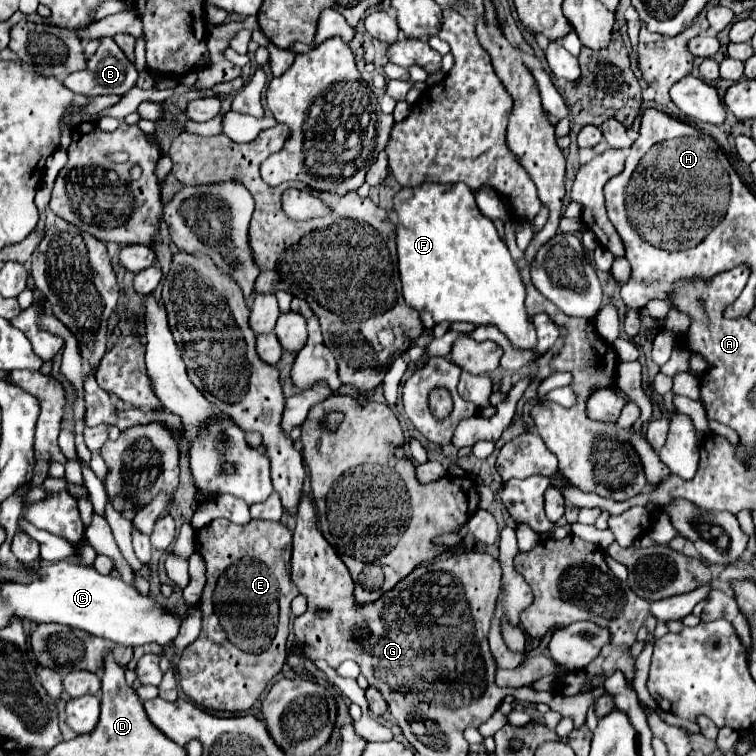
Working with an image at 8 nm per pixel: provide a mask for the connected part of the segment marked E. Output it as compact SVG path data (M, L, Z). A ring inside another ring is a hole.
M214 519L210 525L206 525L204 529L200 529L198 539L196 539L196 551L200 549L200 555L206 559L208 571L208 583L204 587L202 599L198 603L198 609L202 613L202 631L198 635L198 639L194 643L190 643L184 651L182 657L178 661L178 681L180 687L184 691L186 697L190 697L196 705L206 707L206 709L216 709L216 711L246 711L250 709L262 695L262 691L272 683L272 679L282 671L282 665L286 661L286 639L288 639L288 631L290 631L290 601L298 595L296 585L290 581L290 557L292 557L292 533L282 525L282 523L272 523L272 521L258 521L252 519L246 525L236 525L230 523L228 519Z

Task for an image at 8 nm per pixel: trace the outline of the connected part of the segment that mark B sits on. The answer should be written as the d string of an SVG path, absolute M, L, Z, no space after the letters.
M104 37L98 51L88 59L88 67L68 75L64 85L76 93L122 97L136 87L136 81L138 69L134 63L126 59L122 49L110 37Z

